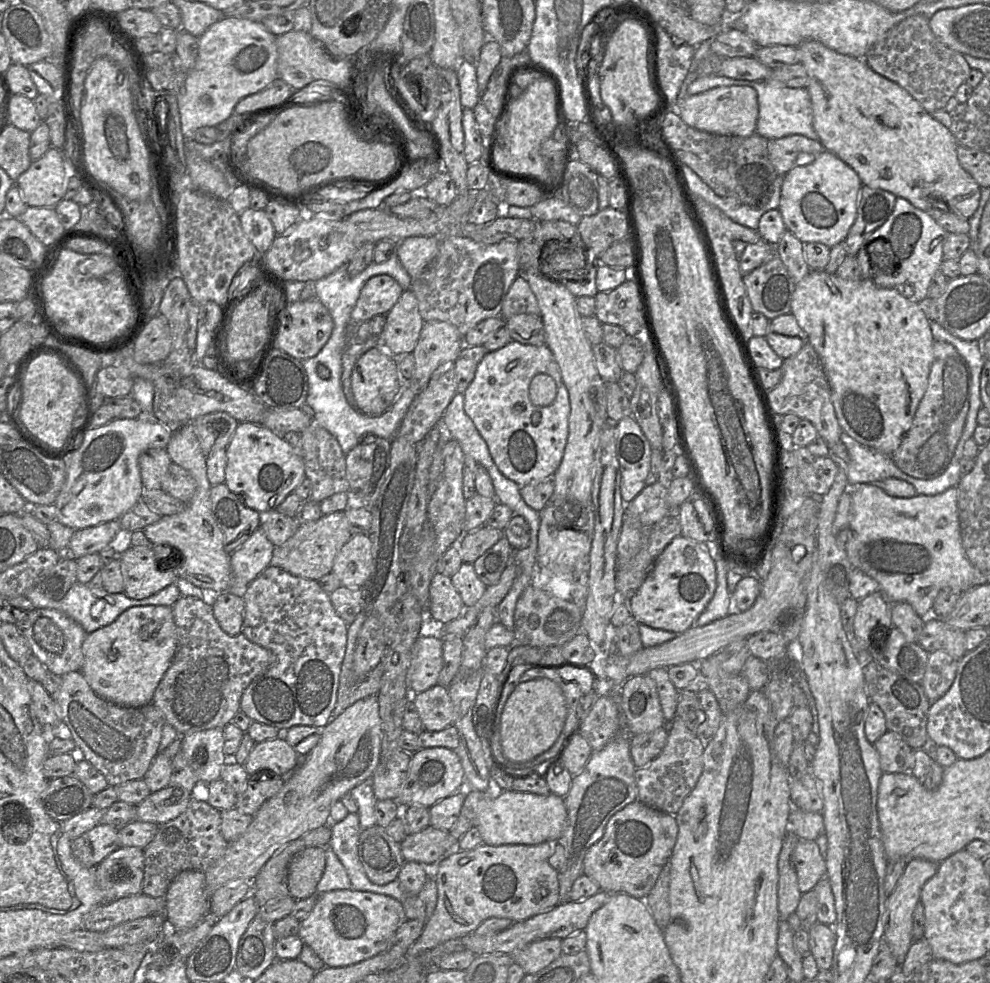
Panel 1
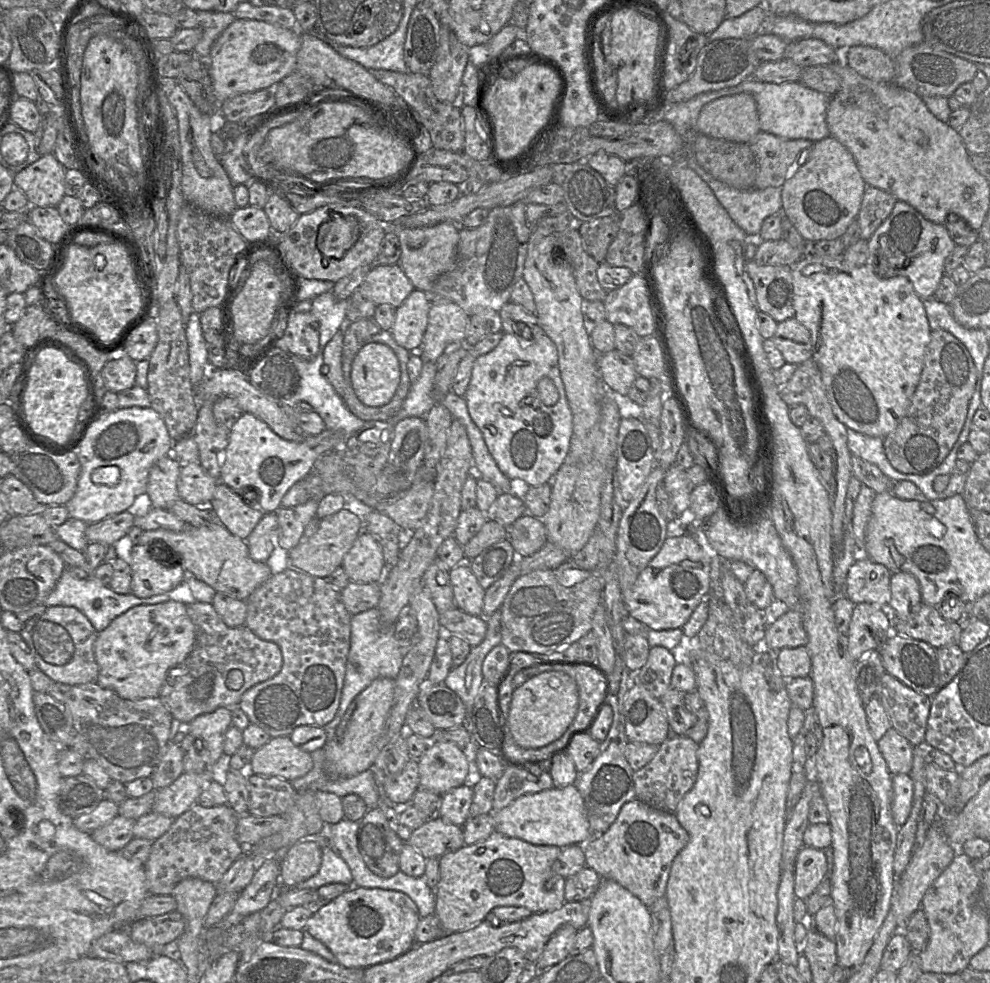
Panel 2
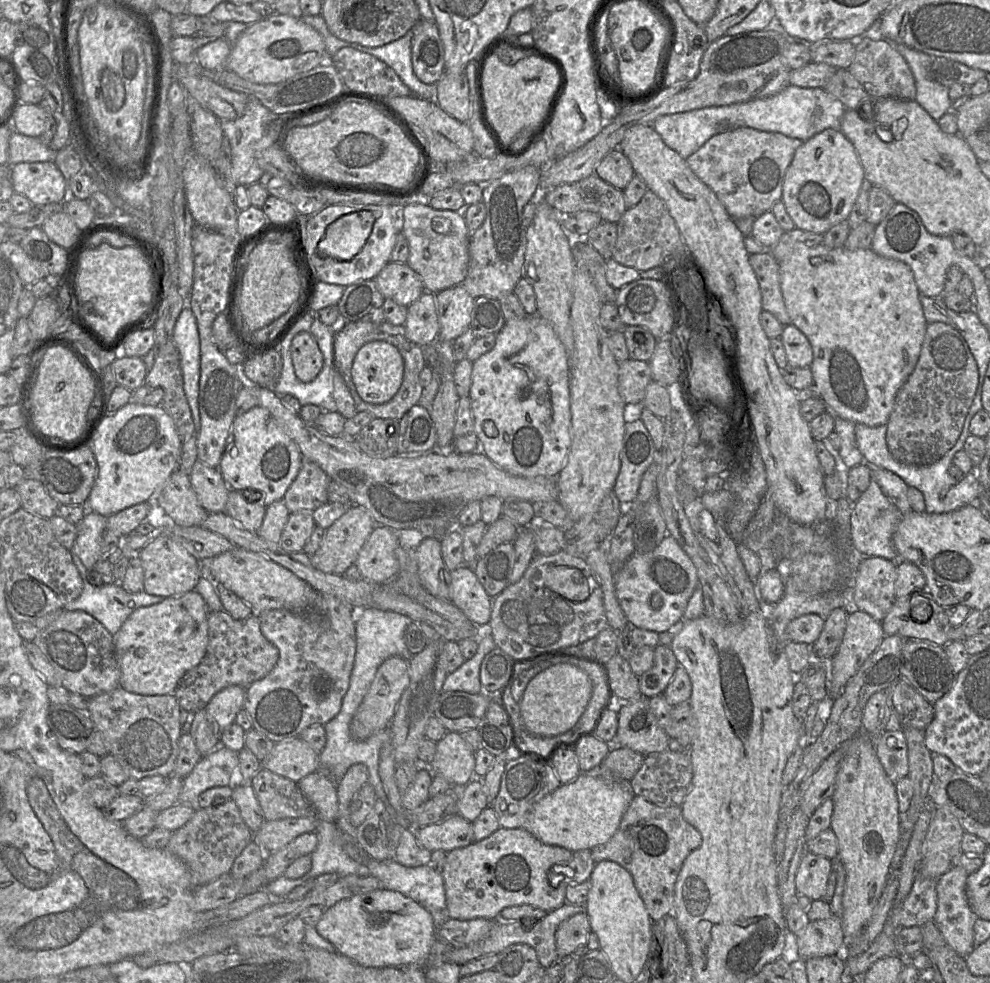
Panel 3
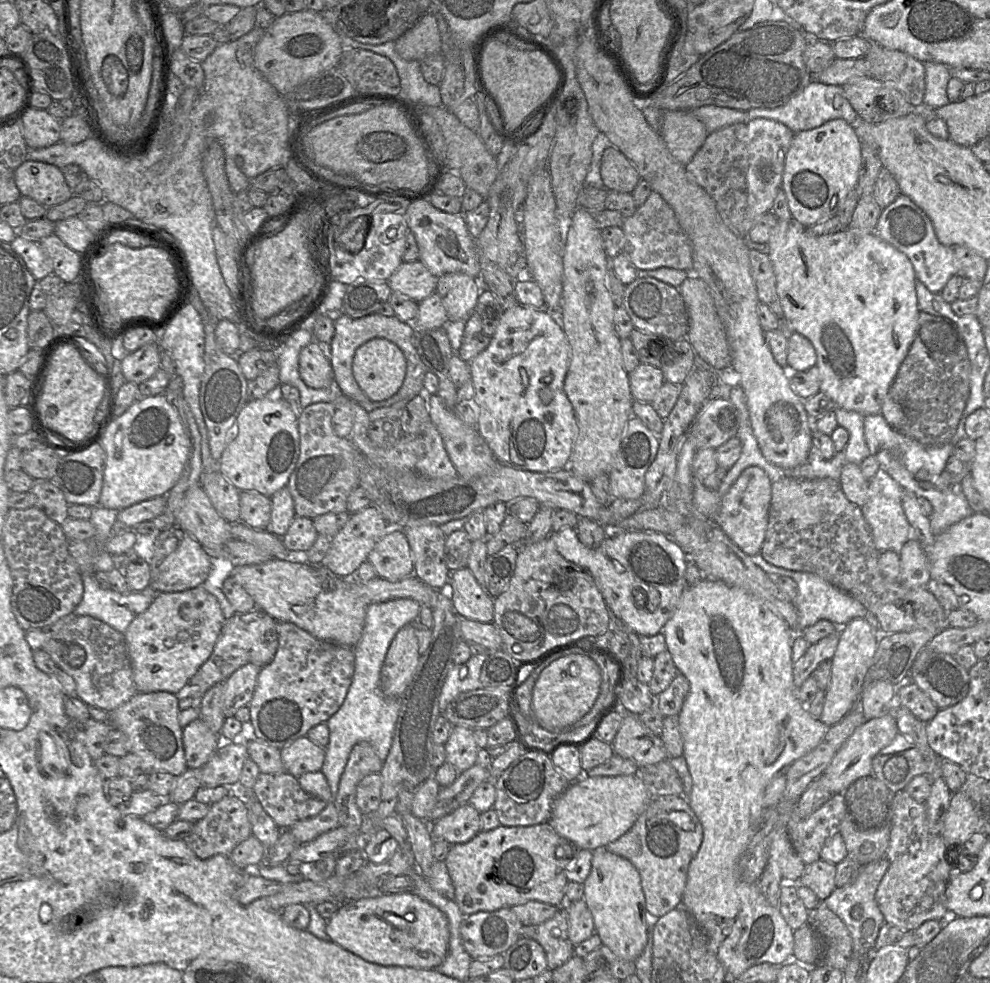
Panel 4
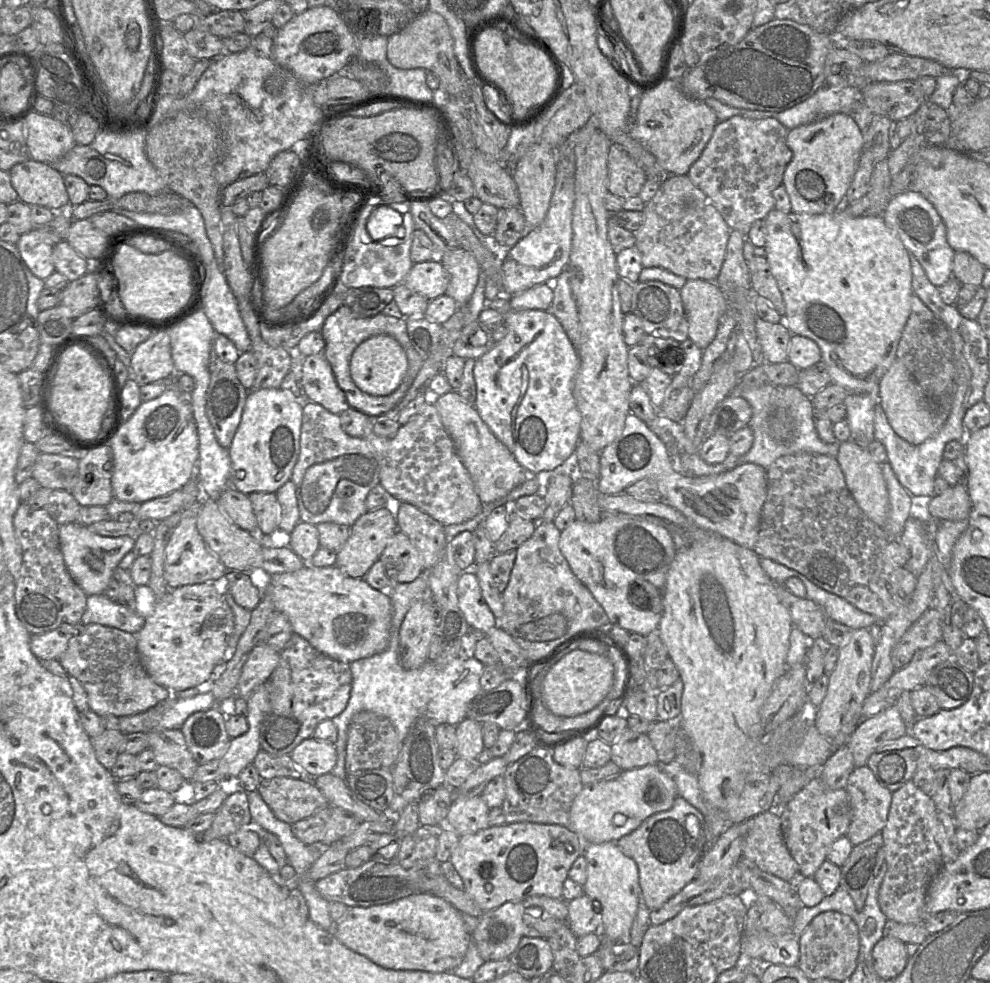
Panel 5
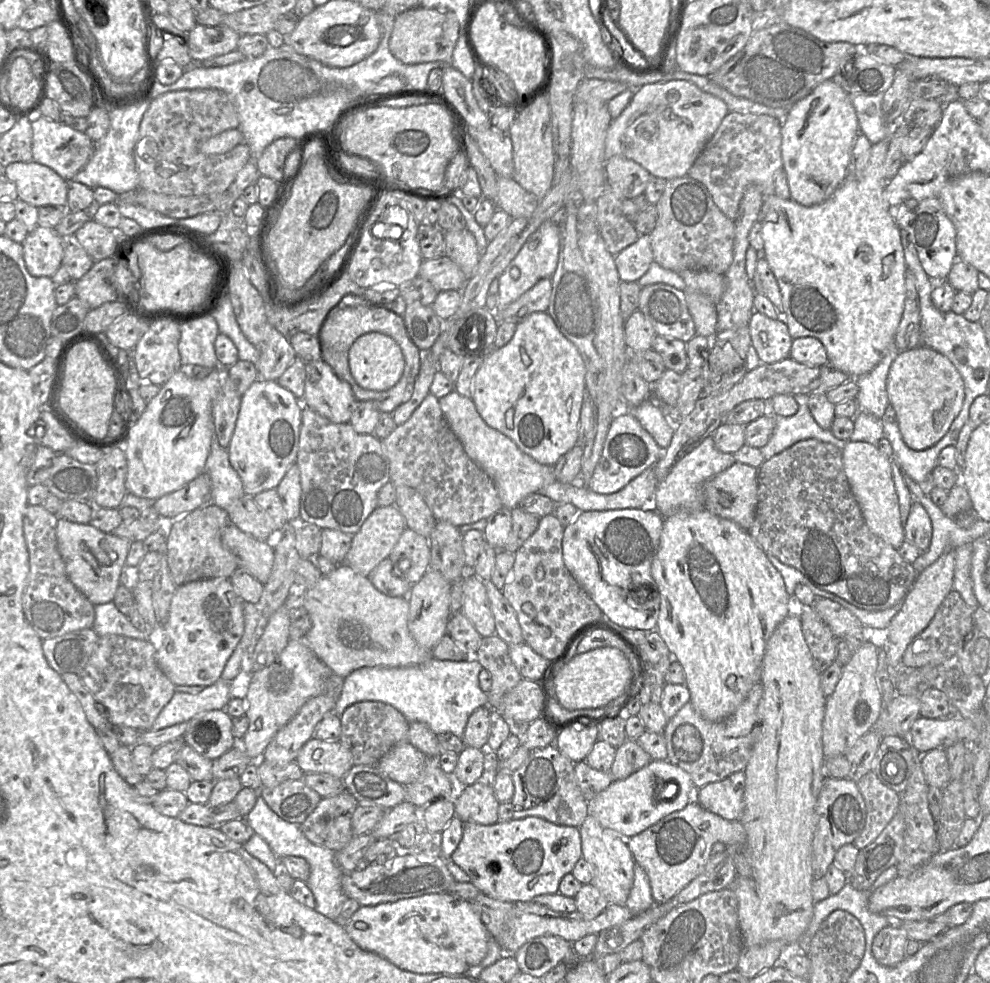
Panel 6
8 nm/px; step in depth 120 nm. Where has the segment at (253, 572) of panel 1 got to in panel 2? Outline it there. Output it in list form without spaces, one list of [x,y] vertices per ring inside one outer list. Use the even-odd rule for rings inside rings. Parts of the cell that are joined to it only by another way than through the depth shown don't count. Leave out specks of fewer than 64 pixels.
[[[276,512],[264,513],[255,528],[245,540],[249,556],[259,562],[266,562],[277,544],[278,518]]]

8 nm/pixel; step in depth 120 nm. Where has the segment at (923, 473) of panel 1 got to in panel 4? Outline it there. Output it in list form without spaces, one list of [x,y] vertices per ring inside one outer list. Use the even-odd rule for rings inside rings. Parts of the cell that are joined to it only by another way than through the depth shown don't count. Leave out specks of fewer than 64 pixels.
[[[920,311],[915,338],[890,388],[890,395],[902,406],[906,416],[899,432],[927,447],[938,448],[948,444],[957,431],[970,395],[969,375],[967,348],[955,323],[948,318]]]

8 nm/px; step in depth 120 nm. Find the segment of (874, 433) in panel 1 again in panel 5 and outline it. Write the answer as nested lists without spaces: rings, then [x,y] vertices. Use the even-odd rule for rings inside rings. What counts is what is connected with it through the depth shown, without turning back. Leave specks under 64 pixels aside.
[[[773,208],[765,218],[766,224],[766,258],[771,272],[775,277],[782,293],[786,314],[783,321],[792,334],[810,338],[817,343],[821,350],[822,361],[827,366],[832,383],[838,384],[849,393],[879,394],[880,381],[896,359],[897,347],[911,312],[912,270],[910,253],[899,237],[886,225],[882,216],[867,215],[851,217],[842,209],[831,213],[808,214],[799,212],[785,213]]]

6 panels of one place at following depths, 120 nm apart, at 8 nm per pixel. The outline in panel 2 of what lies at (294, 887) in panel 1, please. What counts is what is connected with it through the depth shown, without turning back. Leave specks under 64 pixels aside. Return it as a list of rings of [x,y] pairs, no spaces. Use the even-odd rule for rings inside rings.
[[[299,840],[285,850],[280,864],[280,885],[295,887],[320,869],[322,848],[317,841]]]

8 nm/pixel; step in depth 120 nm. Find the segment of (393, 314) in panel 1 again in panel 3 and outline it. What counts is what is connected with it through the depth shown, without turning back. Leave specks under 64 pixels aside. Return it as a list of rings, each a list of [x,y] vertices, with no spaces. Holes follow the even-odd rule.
[[[425,291],[407,306],[404,328],[406,337],[421,347],[436,341],[439,334],[439,321],[435,294]]]

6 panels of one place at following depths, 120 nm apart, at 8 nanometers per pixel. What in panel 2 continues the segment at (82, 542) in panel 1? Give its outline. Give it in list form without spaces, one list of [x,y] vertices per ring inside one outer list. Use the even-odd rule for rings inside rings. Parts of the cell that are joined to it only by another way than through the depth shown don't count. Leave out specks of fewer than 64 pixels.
[[[129,510],[108,516],[103,520],[88,524],[85,537],[89,543],[112,545],[134,526],[135,516]]]

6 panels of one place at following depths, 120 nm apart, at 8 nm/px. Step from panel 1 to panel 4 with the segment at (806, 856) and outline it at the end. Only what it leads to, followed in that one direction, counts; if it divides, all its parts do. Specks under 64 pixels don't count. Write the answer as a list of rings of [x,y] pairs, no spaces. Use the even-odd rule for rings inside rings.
[[[819,859],[805,865],[805,871],[799,880],[800,885],[810,888],[820,901],[828,898],[835,886],[836,865]]]

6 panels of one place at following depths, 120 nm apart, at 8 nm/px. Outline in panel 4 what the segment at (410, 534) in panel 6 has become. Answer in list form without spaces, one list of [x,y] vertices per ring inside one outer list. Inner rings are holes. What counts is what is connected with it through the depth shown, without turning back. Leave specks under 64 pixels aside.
[[[392,528],[381,538],[369,553],[367,561],[375,568],[379,577],[397,581],[414,573],[414,561],[407,538],[401,528]]]

